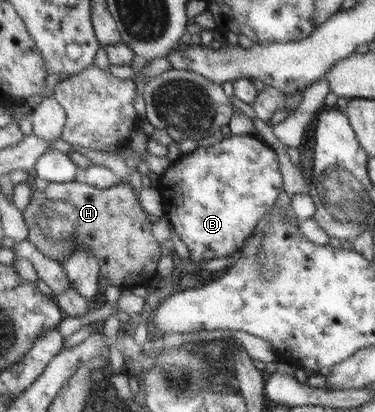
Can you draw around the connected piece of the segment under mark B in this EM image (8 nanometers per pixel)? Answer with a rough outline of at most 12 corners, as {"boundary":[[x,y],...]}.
{"boundary":[[252,134],[181,154],[155,186],[191,261],[232,255],[283,190]]}

